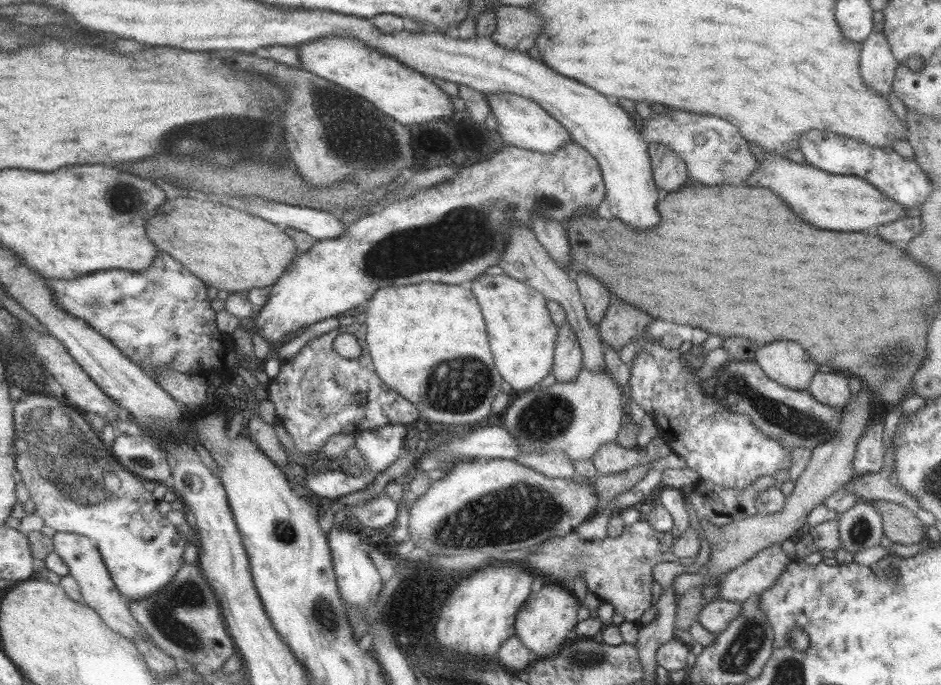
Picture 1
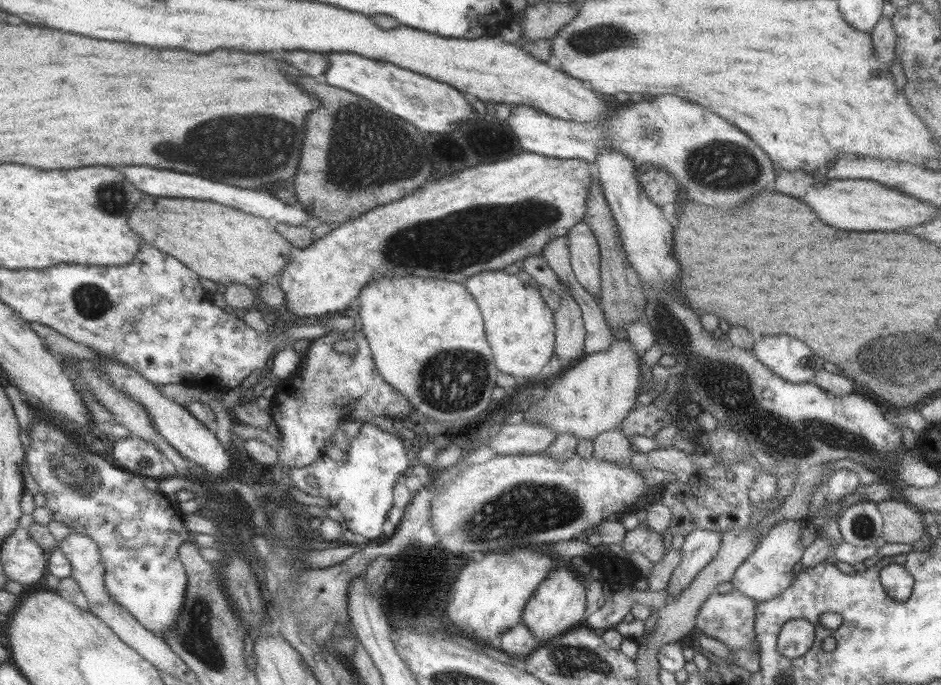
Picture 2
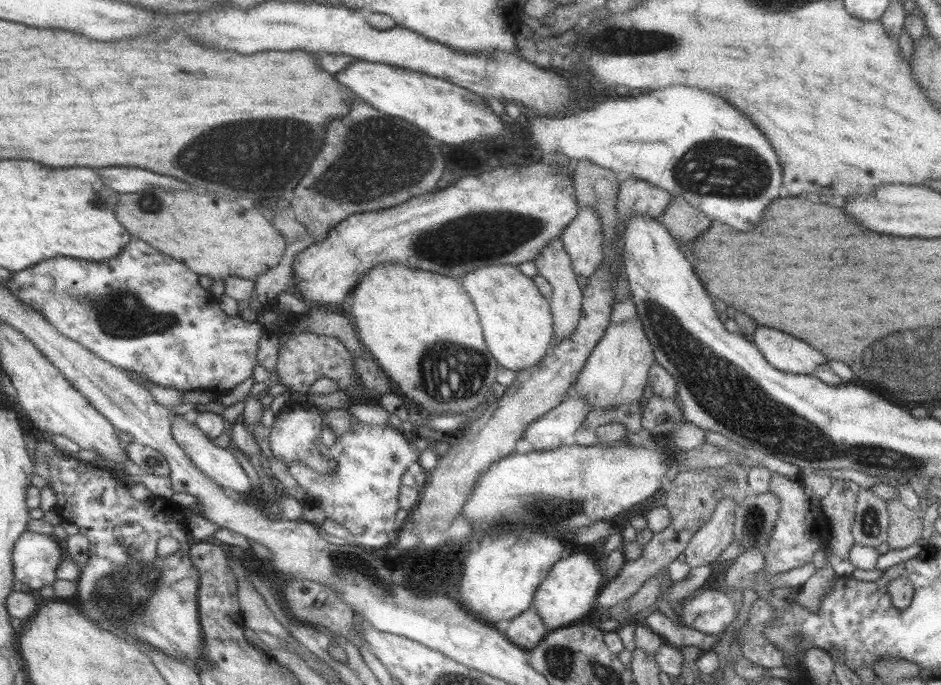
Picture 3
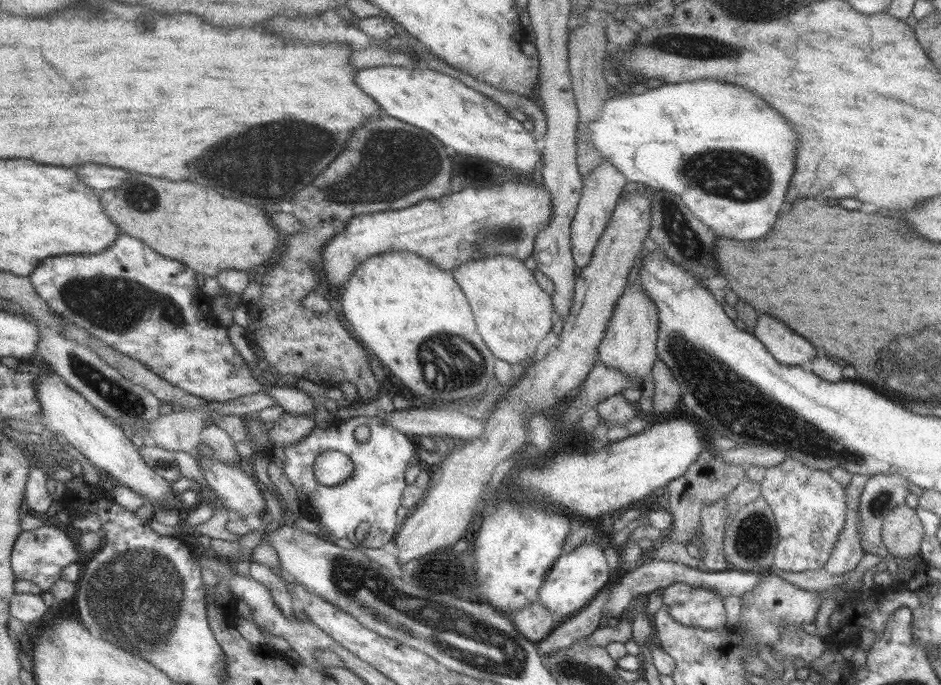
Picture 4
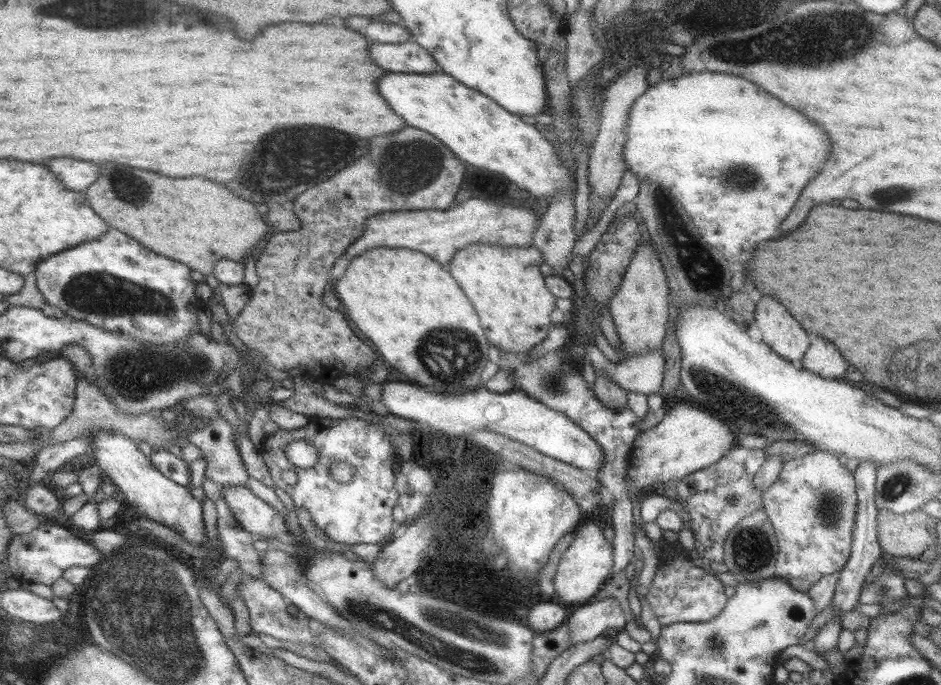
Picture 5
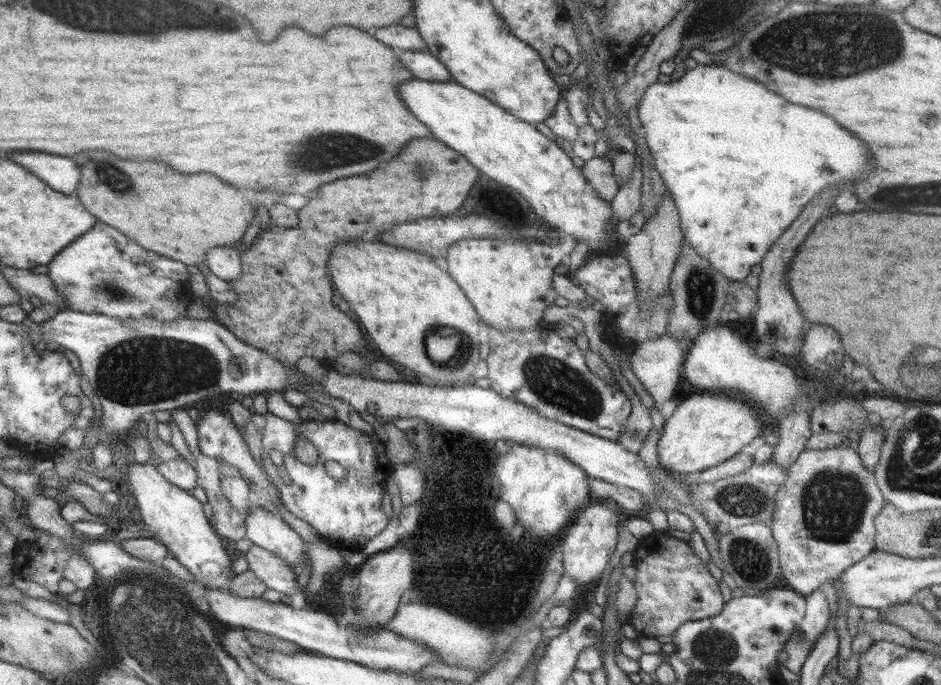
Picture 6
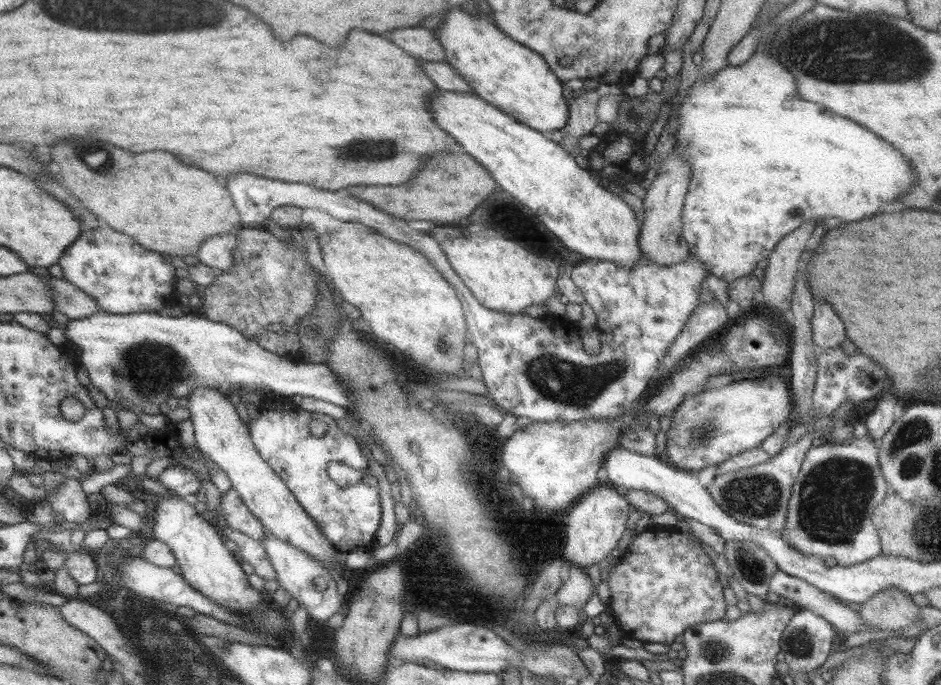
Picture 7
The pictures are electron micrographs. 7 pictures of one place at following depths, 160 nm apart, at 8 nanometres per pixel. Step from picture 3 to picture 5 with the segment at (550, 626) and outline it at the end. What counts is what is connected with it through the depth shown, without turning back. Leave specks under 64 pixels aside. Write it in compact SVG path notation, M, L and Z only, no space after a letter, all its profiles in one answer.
M583 522L575 529L576 535L559 559L552 576L553 590L559 605L581 604L589 600L612 576L612 546L603 537L602 526Z

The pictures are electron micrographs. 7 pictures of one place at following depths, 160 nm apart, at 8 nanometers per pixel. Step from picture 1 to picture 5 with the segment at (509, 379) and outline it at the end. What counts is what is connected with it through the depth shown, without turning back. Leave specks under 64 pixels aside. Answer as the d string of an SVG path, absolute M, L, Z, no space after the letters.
M481 243L462 248L449 262L449 272L473 305L485 339L499 352L529 352L543 342L552 325L549 314L556 296L547 290L539 272L542 263L533 245L497 248Z

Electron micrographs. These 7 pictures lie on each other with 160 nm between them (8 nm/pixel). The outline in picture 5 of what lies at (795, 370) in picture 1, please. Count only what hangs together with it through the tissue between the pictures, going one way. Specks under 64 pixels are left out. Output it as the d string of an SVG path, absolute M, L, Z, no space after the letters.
M769 296L757 302L754 313L753 321L761 331L761 341L783 360L799 363L809 346L807 332Z

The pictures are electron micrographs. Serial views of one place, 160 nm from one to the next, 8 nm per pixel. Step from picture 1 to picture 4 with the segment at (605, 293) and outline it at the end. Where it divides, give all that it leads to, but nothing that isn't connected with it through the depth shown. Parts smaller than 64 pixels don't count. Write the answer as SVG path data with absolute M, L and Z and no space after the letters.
M602 160L591 174L583 178L584 185L576 207L576 216L571 219L571 234L569 236L573 262L580 269L583 269L589 263L595 245L597 245L597 240L603 234L625 183L626 178L606 160Z

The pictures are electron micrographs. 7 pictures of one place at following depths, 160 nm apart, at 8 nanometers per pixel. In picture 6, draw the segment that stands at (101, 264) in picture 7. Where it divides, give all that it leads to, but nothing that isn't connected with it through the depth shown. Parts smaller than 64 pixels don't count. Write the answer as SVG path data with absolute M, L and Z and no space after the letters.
M97 222L95 229L93 231L87 232L84 236L81 236L74 244L71 244L64 251L61 251L55 260L48 265L48 276L51 277L53 285L60 292L60 296L64 298L64 304L68 306L71 310L77 310L79 312L86 312L89 314L105 314L107 316L116 316L117 318L122 318L127 320L128 318L141 320L142 318L148 318L152 316L153 318L158 318L163 322L175 322L176 320L181 320L182 318L187 318L191 315L190 305L191 300L193 300L193 292L191 286L191 272L189 272L189 266L187 264L181 263L177 260L169 259L168 257L161 256L161 253L155 251L149 251L148 249L140 246L136 241L131 240L127 237L121 230L105 224L105 222Z

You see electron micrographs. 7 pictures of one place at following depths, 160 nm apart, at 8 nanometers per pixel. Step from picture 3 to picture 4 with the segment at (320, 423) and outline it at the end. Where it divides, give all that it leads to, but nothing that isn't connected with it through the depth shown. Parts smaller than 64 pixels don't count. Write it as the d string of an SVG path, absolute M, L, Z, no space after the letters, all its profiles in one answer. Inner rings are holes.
M283 412L268 431L269 445L285 448L308 438L316 430L312 415ZM329 450L318 456L314 471L321 485L335 487L349 478L353 467L348 456L337 450Z

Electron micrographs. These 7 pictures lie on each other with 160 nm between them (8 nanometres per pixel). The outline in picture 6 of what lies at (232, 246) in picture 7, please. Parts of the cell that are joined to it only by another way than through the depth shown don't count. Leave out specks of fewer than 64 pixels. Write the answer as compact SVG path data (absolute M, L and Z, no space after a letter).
M241 246L211 250L205 264L219 278L237 281L243 277Z

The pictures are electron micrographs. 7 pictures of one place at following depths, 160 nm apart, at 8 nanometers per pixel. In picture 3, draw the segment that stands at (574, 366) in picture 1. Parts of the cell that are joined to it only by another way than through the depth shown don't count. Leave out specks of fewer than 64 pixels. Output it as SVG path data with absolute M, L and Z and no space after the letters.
M561 238L549 241L541 252L538 252L537 259L532 261L536 265L537 274L547 281L552 288L552 295L550 301L550 313L552 316L552 330L553 338L557 343L563 339L569 339L577 326L578 320L581 316L582 307L582 291L577 284L577 276L571 269L571 260L569 255L565 252Z

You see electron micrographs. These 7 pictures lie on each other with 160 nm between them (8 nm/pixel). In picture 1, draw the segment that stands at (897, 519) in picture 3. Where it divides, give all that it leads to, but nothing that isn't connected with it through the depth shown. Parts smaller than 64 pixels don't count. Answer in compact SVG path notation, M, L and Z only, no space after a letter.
M873 500L870 505L881 516L882 533L892 543L907 545L924 542L925 525L907 507L885 500Z

